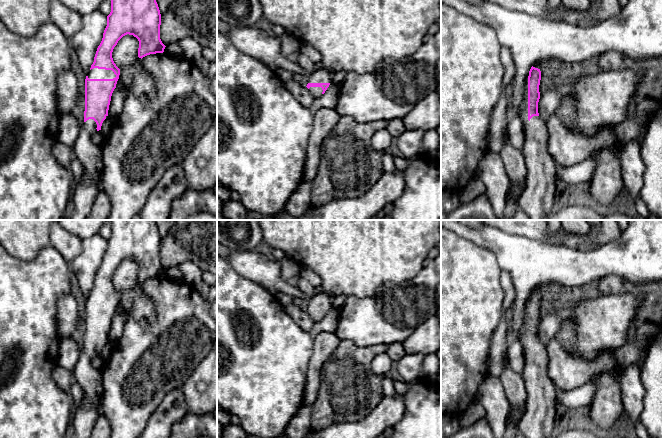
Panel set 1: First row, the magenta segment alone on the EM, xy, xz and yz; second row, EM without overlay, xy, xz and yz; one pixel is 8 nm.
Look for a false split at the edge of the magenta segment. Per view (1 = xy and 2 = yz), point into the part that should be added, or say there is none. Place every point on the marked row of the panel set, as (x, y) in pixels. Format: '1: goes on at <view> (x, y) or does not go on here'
1: goes on at xy (89, 154)
2: goes on at yz (536, 200)

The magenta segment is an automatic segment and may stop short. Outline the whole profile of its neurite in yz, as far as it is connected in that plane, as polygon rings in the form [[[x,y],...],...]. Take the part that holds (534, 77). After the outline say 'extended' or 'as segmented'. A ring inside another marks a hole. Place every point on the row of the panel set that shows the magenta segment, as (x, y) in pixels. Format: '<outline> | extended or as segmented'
[[[532,66],[525,78],[523,101],[518,113],[525,131],[522,153],[526,163],[527,175],[523,192],[517,200],[517,204],[528,215],[528,220],[544,220],[544,215],[551,213],[556,188],[555,172],[557,165],[548,151],[547,124],[539,117],[538,113],[540,80],[540,69]]] | extended

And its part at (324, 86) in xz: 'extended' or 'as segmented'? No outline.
extended

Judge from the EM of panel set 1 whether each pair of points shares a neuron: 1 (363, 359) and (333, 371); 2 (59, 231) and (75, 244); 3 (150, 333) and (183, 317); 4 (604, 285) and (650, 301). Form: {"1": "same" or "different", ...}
{"1": "same", "2": "same", "3": "same", "4": "same"}

